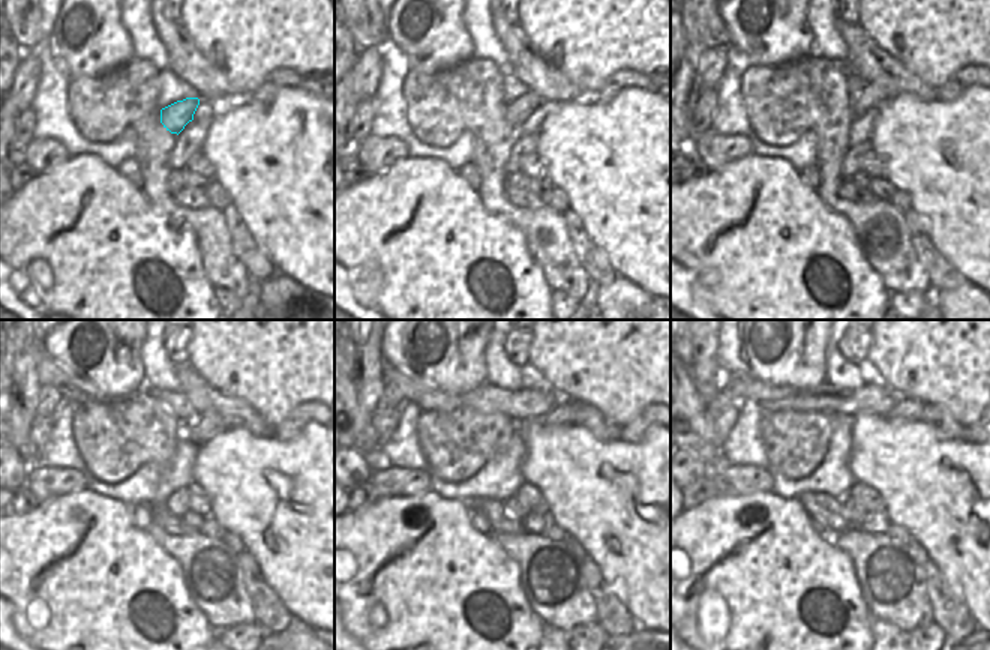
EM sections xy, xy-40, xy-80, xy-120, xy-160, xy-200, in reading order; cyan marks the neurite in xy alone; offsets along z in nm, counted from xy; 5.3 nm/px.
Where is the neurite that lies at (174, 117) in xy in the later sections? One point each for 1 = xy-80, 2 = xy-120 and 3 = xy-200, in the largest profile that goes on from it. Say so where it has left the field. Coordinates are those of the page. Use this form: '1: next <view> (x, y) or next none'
1: next xy-80 (872, 95)
2: next xy-120 (207, 425)
3: next xy-200 (908, 409)

